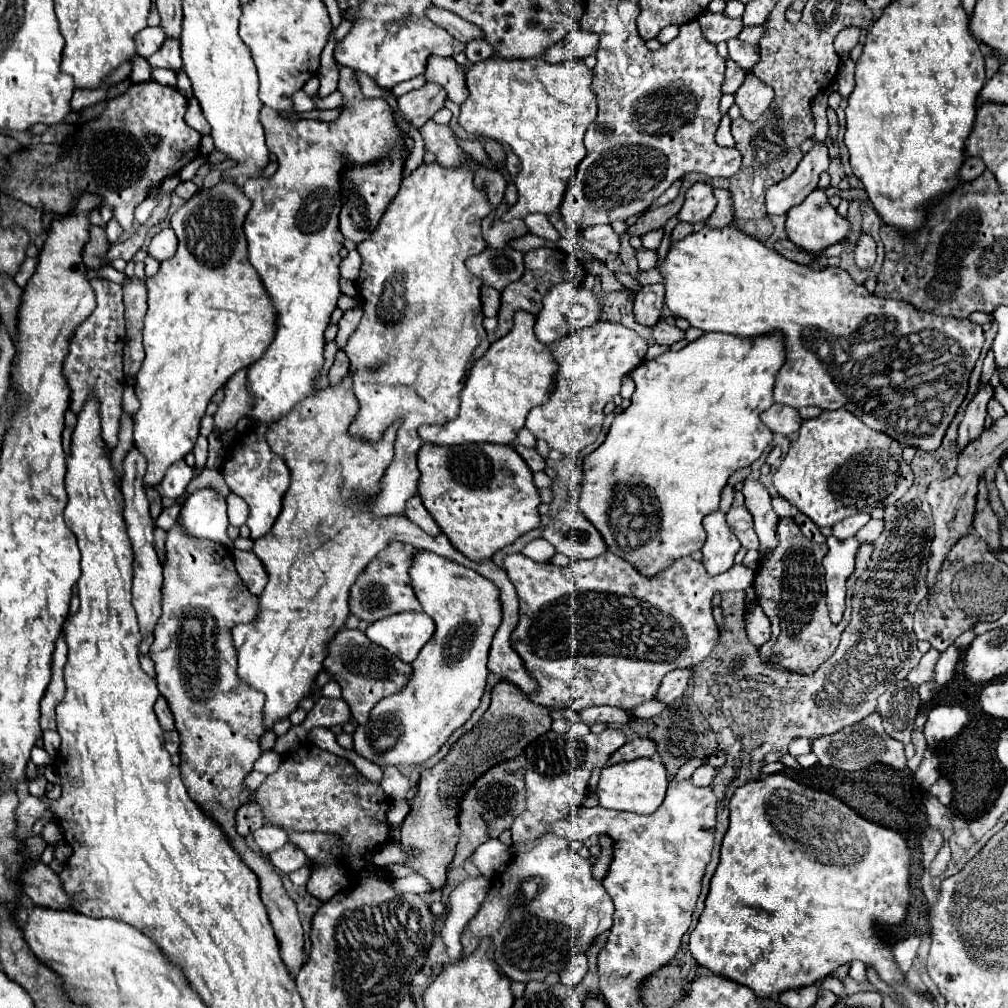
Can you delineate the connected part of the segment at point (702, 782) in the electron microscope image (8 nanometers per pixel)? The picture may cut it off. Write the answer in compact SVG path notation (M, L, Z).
M703 763L703 765L693 773L691 779L693 779L699 787L705 787L705 785L711 785L711 783L713 783L717 771L719 771L717 767L713 767L713 765L709 765L709 763Z

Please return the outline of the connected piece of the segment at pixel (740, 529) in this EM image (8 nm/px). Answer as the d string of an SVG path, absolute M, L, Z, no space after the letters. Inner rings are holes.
M741 491L735 493L733 507L727 513L727 523L729 523L731 531L737 535L737 539L741 541L741 545L745 549L759 549L759 539L757 539L757 533L753 529L753 517L743 505Z

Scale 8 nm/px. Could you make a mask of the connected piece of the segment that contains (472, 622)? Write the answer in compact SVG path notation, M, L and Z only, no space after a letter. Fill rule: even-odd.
M423 551L415 557L415 563L411 567L411 579L415 595L423 607L423 611L435 621L435 633L429 639L429 643L421 649L417 659L411 663L413 675L405 683L403 689L397 693L381 699L365 725L359 725L353 733L355 739L355 751L371 759L377 765L417 765L427 761L431 755L439 751L439 747L451 737L451 733L457 727L463 727L465 721L471 717L471 713L479 707L485 679L489 675L487 671L487 655L491 647L491 639L501 623L501 605L499 605L499 591L493 583L489 583L485 577L477 575L477 571L467 569L459 563L441 559L439 555L433 555L431 551Z

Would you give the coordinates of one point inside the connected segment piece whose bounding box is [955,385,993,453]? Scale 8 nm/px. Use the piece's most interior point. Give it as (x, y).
(971, 427)

